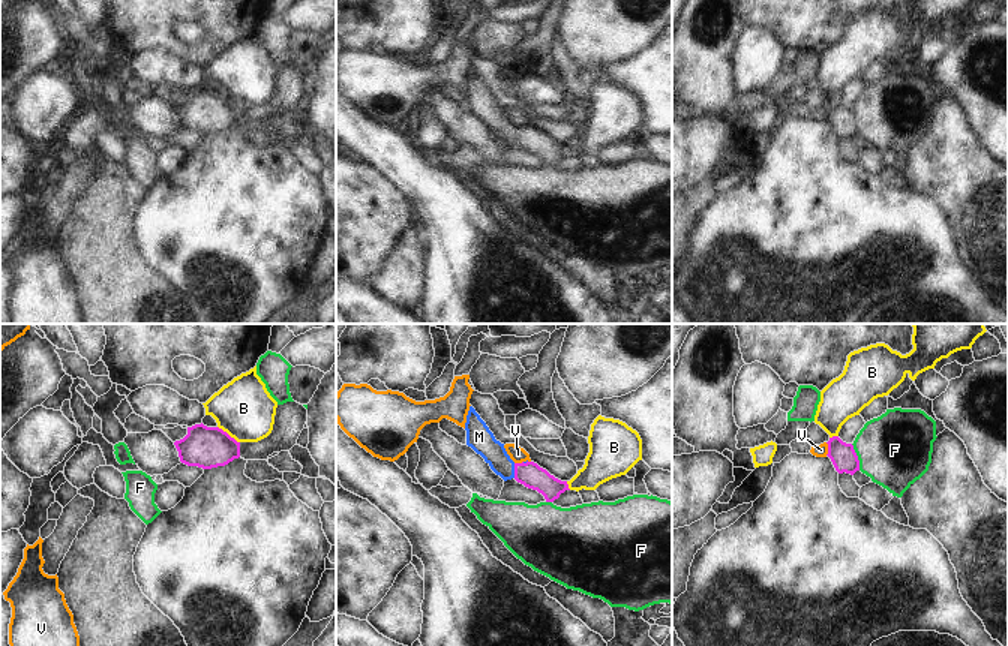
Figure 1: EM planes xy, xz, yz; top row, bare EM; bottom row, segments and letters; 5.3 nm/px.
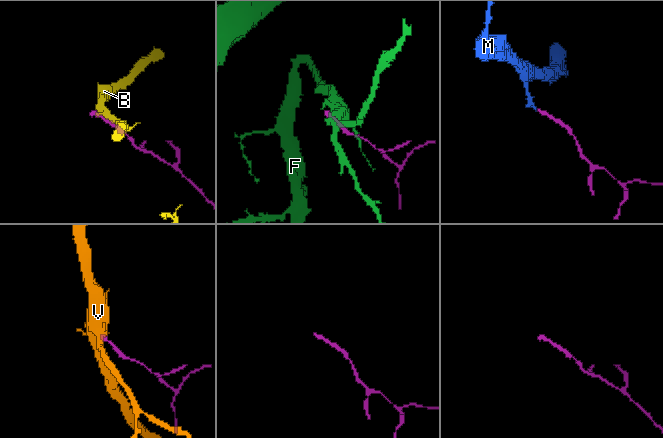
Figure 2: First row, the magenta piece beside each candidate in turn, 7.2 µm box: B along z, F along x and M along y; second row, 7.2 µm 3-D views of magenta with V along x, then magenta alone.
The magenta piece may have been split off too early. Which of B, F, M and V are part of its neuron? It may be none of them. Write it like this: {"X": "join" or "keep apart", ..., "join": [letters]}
{"B": "keep apart", "F": "keep apart", "M": "join", "V": "keep apart", "join": ["M"]}

